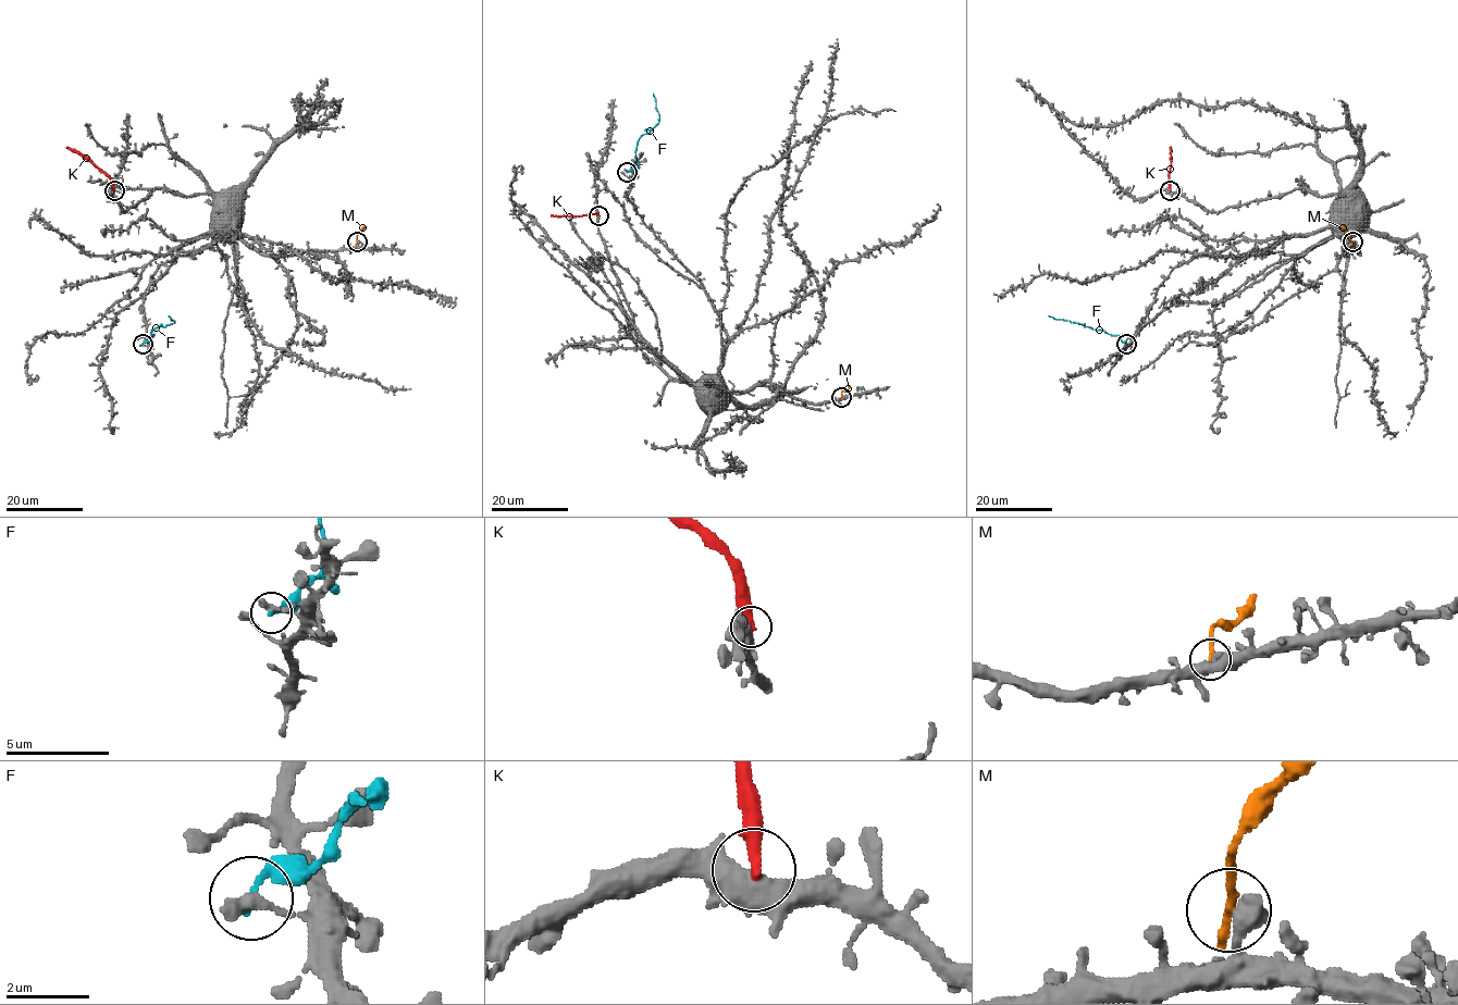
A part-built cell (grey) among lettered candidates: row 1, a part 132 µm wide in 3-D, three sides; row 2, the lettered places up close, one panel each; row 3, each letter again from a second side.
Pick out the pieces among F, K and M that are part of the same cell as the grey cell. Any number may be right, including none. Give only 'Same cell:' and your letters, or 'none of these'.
Same cell: none of these

